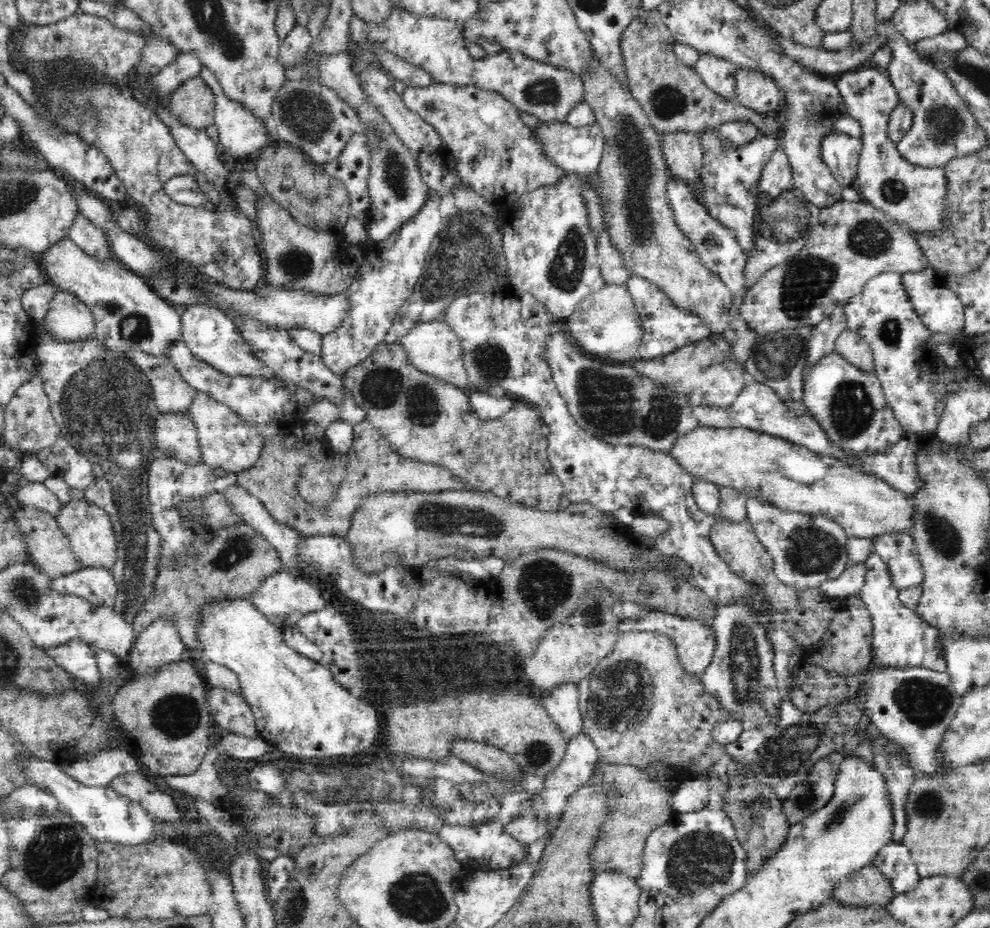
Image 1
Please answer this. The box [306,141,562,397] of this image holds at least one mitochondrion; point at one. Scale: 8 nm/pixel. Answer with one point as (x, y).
(467, 256)

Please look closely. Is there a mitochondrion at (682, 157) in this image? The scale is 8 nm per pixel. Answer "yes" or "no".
no

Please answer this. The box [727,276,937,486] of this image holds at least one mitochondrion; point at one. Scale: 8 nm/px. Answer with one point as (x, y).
(852, 411)

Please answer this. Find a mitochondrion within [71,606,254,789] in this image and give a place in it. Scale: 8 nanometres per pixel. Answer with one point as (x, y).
(175, 715)

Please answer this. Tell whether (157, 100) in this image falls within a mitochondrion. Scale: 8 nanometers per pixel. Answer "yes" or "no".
no

